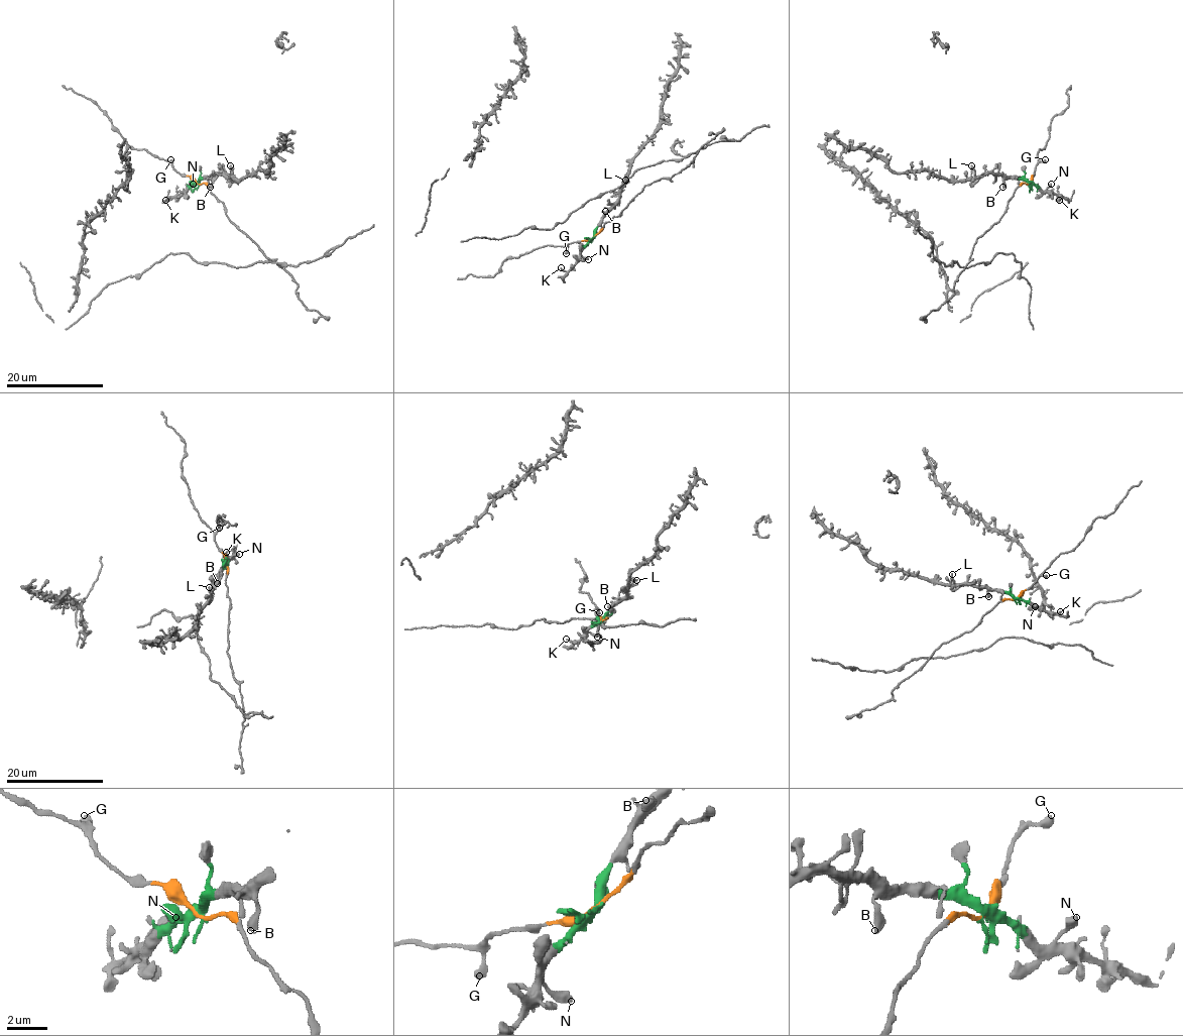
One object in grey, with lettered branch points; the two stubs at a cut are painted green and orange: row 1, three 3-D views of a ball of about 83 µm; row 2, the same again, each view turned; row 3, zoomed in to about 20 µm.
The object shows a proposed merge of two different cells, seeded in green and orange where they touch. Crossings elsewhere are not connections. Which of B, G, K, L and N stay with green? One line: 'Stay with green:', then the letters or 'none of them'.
Stay with green: B, K, L, N

